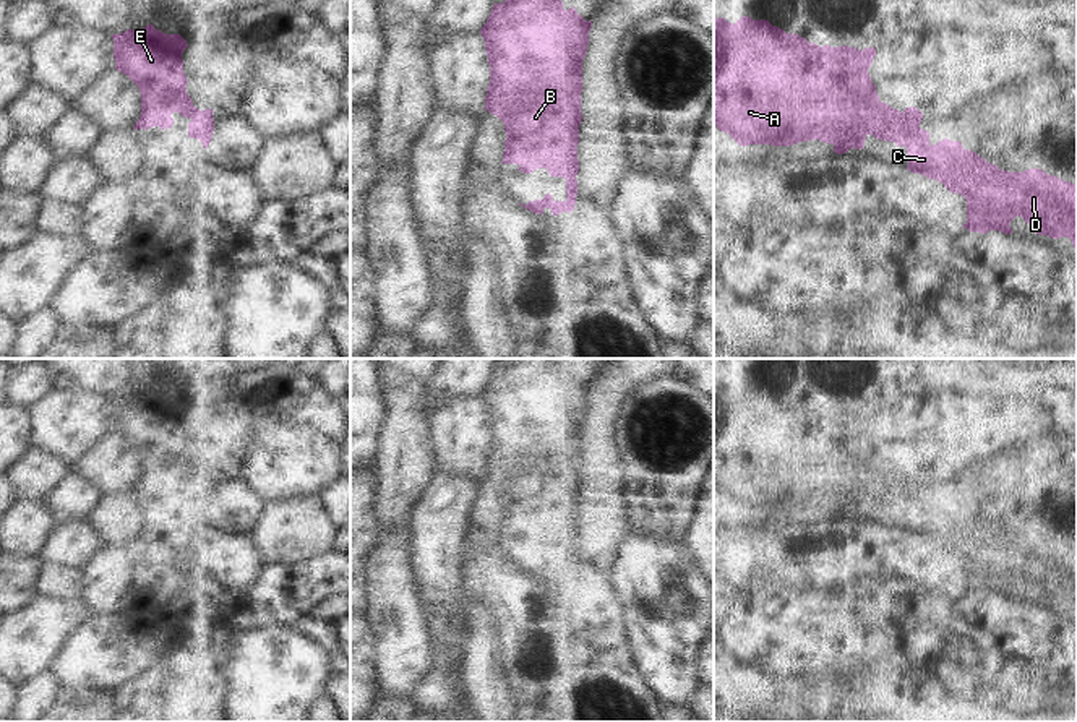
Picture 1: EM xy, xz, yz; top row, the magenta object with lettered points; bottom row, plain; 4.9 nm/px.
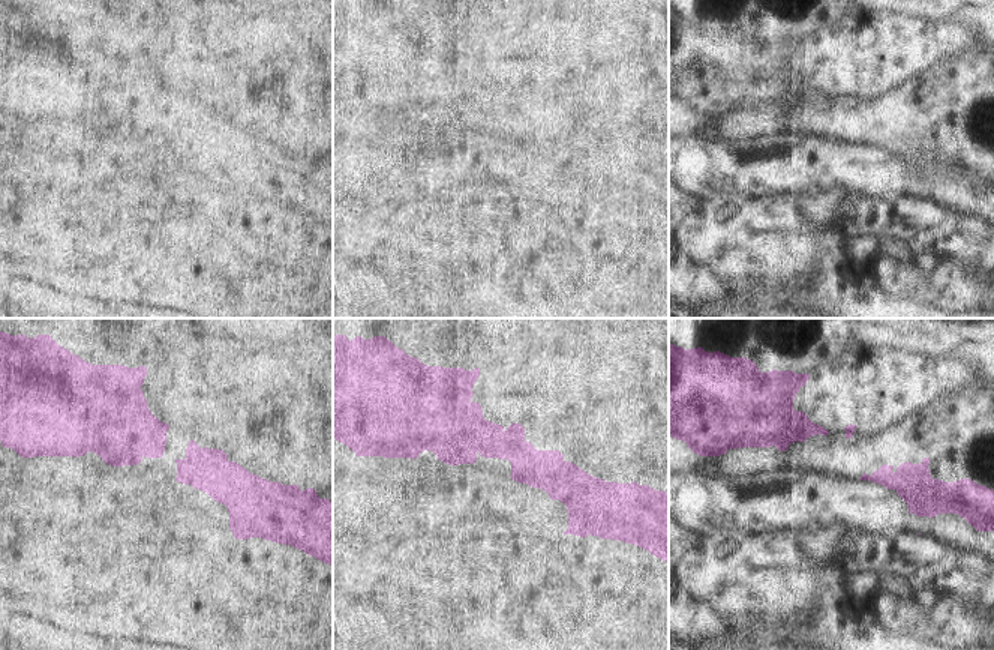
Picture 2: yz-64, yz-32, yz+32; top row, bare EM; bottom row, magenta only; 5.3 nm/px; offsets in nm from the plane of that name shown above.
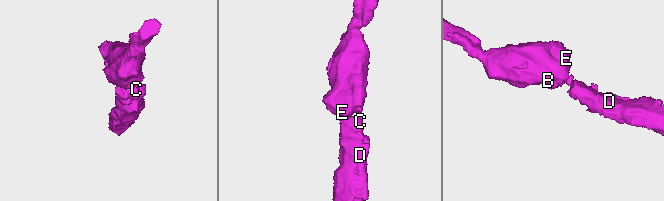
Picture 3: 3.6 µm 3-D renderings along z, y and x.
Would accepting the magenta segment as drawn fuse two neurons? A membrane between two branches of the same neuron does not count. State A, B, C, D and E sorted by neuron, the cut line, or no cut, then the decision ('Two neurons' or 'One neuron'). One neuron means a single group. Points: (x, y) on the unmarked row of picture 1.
Groups: A B C D E. No split. One neuron

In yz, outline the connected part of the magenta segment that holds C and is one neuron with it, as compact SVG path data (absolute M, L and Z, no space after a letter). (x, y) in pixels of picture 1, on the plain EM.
M744 378L732 388L725 381L714 381L714 488L740 509L792 509L819 503L843 518L852 511L863 513L868 498L894 505L907 511L910 535L938 544L967 563L967 586L962 591L970 595L1012 597L1009 587L1020 579L1038 599L1069 600L1077 613L1077 548L1041 532L1001 534L960 505L944 501L933 509L929 496L920 492L923 477L916 471L900 475L879 464L868 436L874 420L873 410L819 410L767 383L756 385Z

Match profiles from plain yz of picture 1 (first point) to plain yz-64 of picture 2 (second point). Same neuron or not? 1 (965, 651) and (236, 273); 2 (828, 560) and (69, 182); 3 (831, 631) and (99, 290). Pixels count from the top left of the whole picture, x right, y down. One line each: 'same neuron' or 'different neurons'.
1: same neuron
2: same neuron
3: different neurons

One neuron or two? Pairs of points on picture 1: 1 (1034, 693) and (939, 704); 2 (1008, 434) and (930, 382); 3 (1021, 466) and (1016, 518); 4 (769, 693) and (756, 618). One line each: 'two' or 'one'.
1: two
2: two
3: one
4: two

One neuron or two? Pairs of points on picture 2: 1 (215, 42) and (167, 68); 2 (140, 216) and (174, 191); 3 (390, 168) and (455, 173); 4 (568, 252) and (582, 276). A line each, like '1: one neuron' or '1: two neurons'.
1: one neuron
2: two neurons
3: one neuron
4: one neuron

